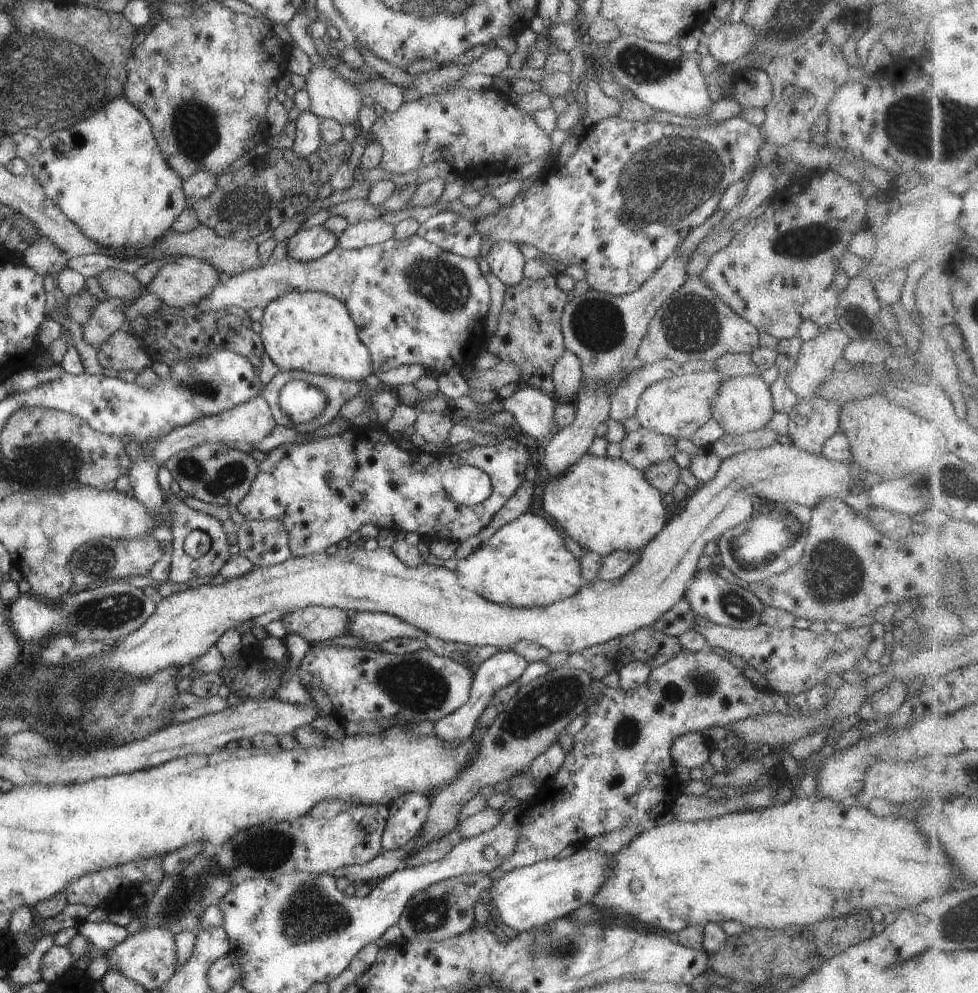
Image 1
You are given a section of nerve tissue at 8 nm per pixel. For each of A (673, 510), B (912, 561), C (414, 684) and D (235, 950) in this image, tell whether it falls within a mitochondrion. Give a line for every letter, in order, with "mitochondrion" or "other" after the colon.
A: other
B: other
C: mitochondrion
D: other

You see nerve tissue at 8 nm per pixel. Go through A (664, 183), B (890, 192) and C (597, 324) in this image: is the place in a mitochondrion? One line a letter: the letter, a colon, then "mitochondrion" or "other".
A: mitochondrion
B: other
C: mitochondrion

